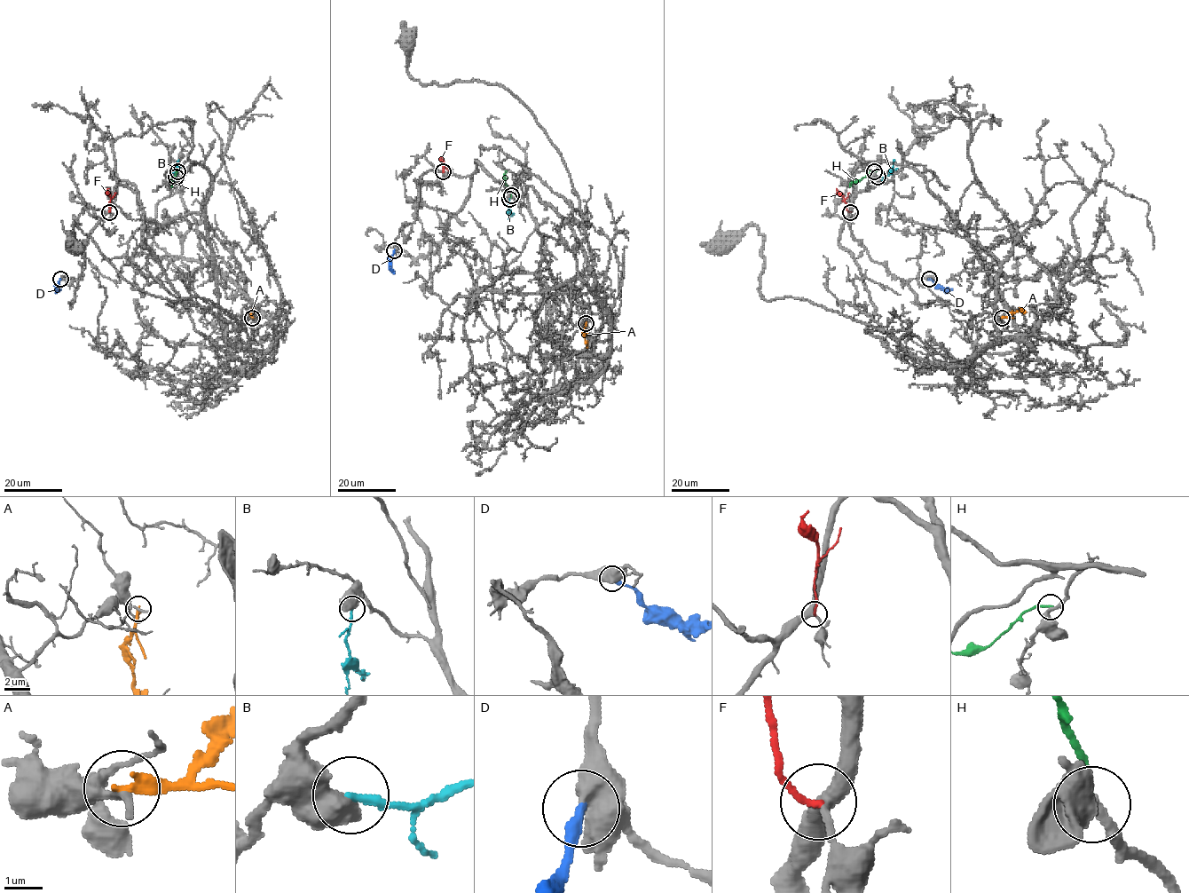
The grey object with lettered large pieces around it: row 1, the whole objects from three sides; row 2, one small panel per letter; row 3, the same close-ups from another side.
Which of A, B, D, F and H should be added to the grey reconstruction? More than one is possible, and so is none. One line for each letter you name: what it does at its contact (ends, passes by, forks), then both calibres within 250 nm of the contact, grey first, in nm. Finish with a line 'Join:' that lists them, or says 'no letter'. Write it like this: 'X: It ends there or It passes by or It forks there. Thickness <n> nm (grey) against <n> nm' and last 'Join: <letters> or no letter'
D: It ends there. Thickness 800 nm (grey) against 340 nm
Join: D

